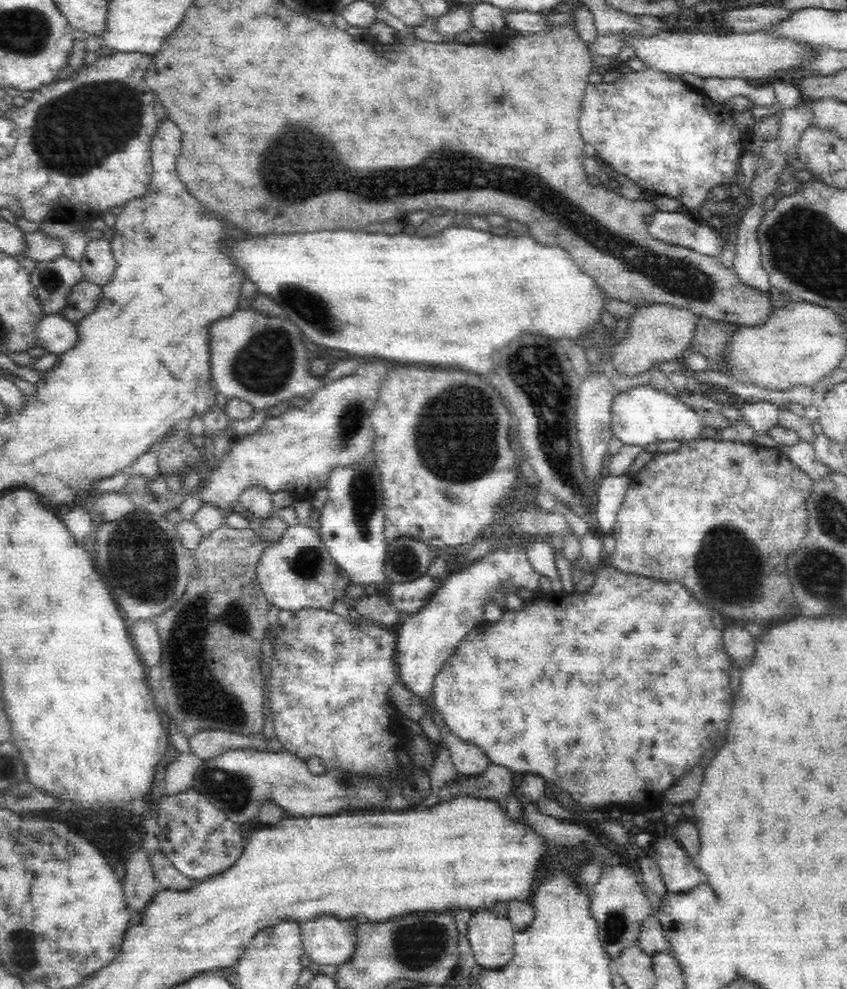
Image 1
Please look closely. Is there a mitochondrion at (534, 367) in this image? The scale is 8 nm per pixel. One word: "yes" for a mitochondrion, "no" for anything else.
yes

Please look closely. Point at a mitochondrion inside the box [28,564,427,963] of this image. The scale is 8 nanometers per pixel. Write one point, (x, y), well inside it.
(221, 783)

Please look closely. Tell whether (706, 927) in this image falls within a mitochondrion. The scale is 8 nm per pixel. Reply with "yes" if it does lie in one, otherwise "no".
no

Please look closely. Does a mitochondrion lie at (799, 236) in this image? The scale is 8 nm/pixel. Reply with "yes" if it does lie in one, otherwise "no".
yes

